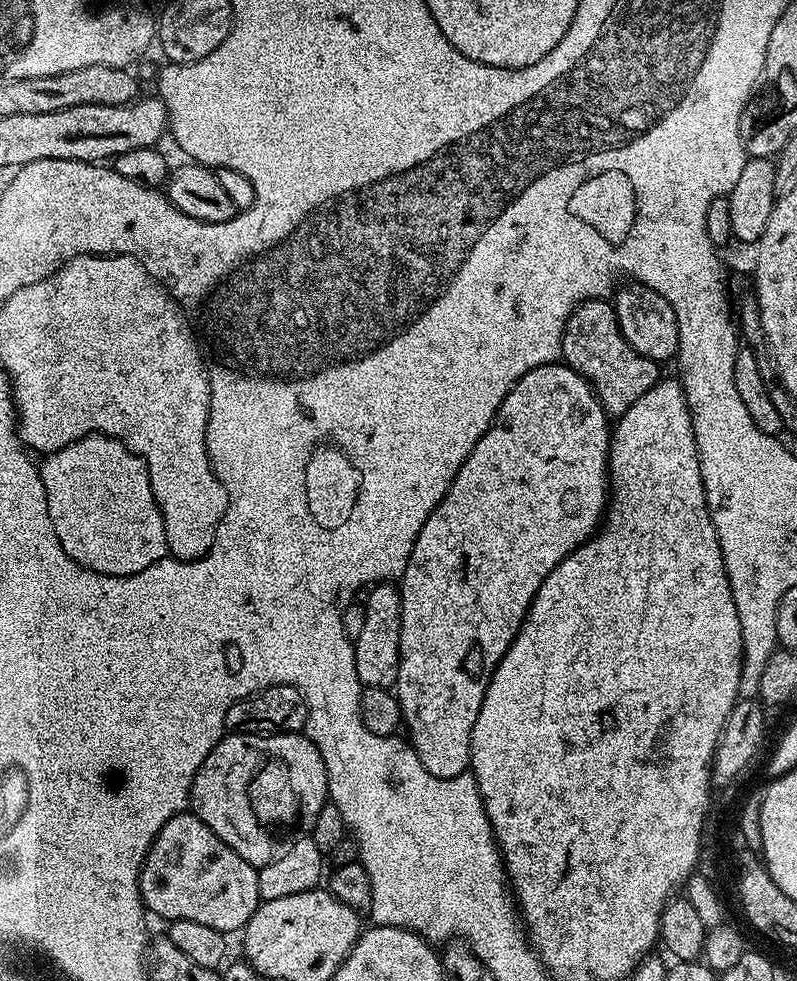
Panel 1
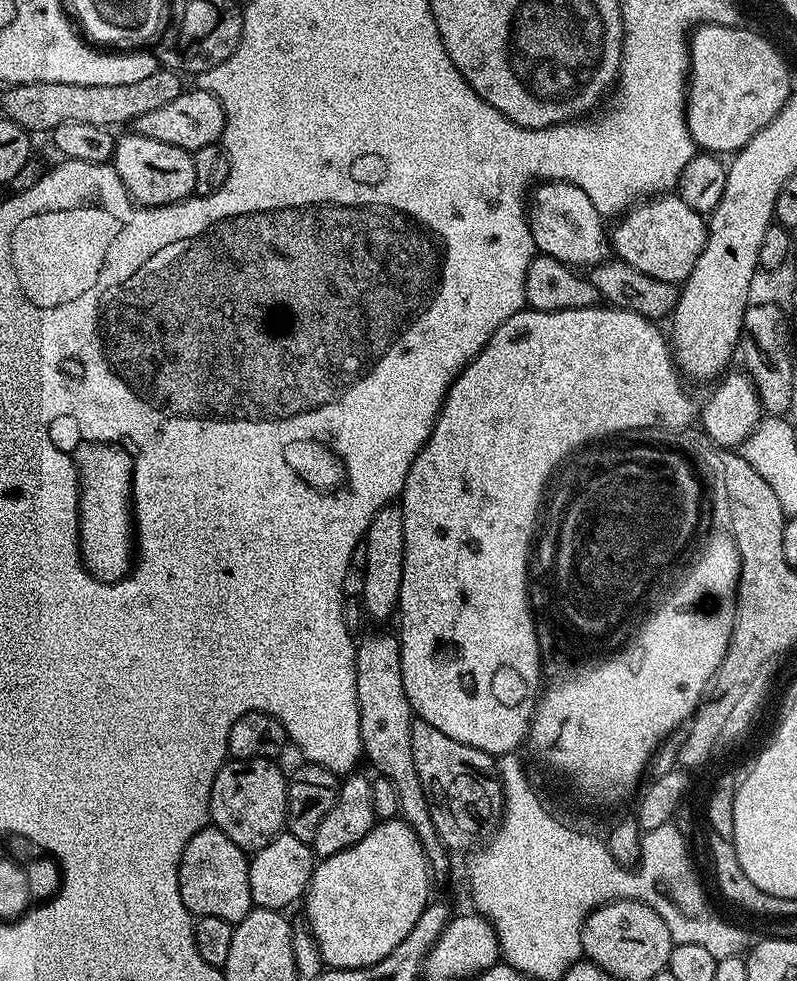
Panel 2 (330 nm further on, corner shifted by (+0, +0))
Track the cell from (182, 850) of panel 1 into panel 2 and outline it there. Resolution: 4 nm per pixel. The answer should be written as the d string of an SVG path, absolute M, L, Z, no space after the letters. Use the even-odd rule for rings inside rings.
M209 826L198 830L180 859L180 893L182 902L193 917L213 916L229 920L232 925L239 924L254 905L250 898L249 857L222 834L222 830Z

